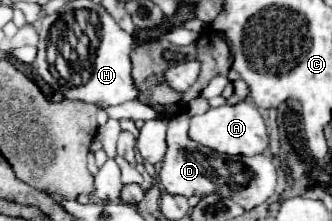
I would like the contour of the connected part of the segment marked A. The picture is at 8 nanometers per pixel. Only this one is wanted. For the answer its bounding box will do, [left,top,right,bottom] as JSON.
[189,100,269,156]

